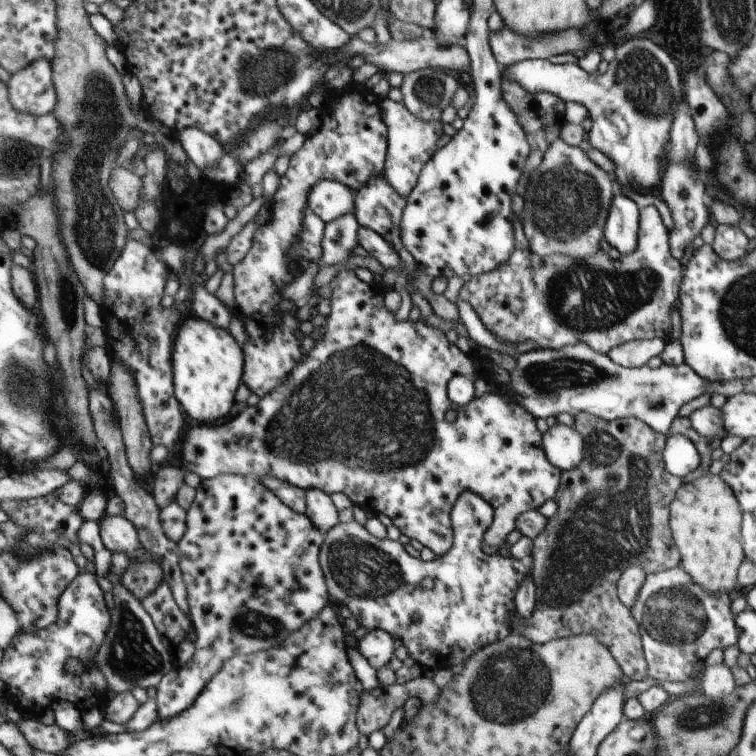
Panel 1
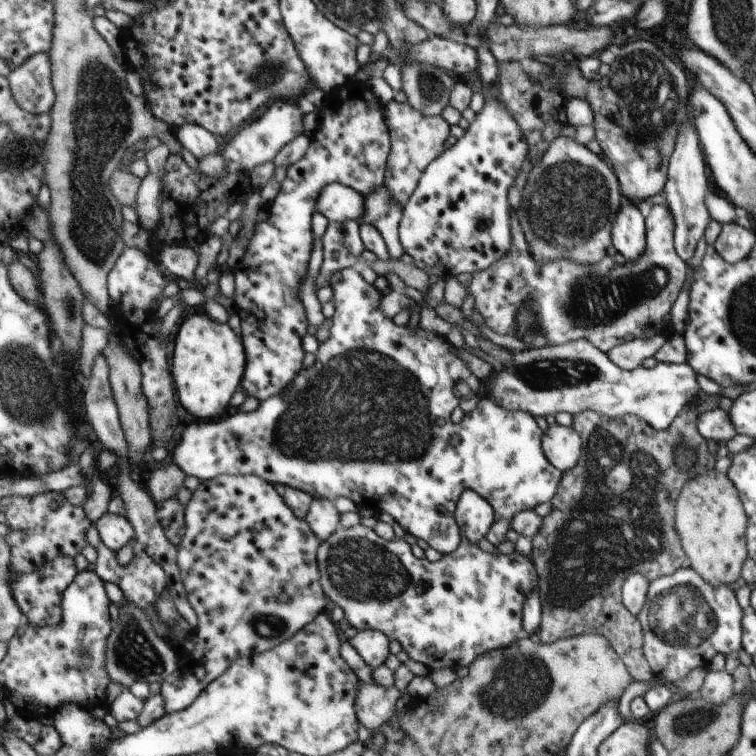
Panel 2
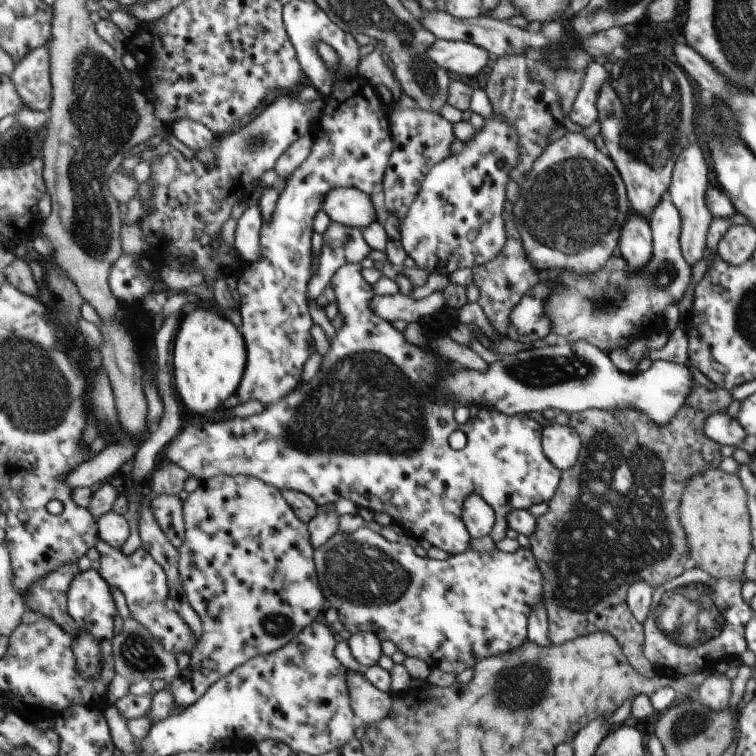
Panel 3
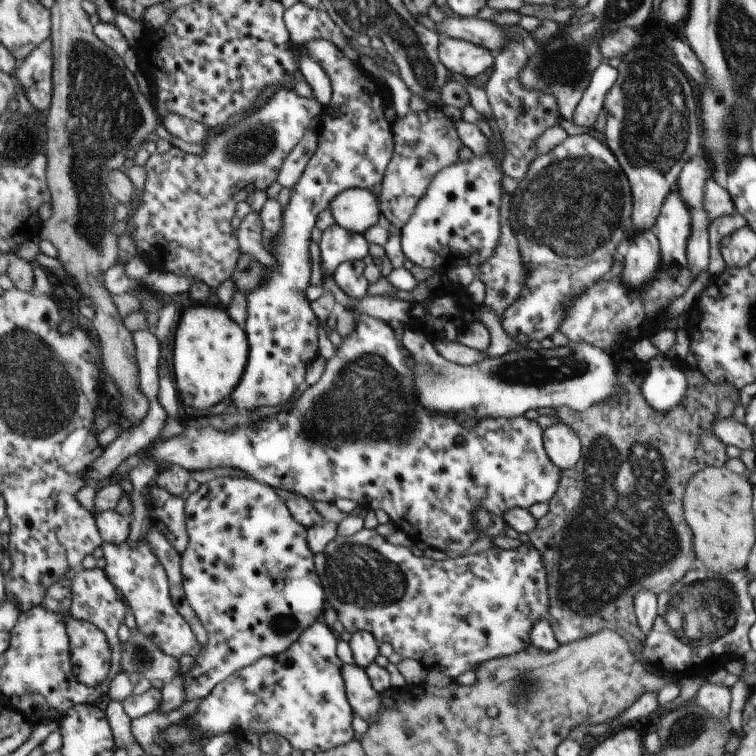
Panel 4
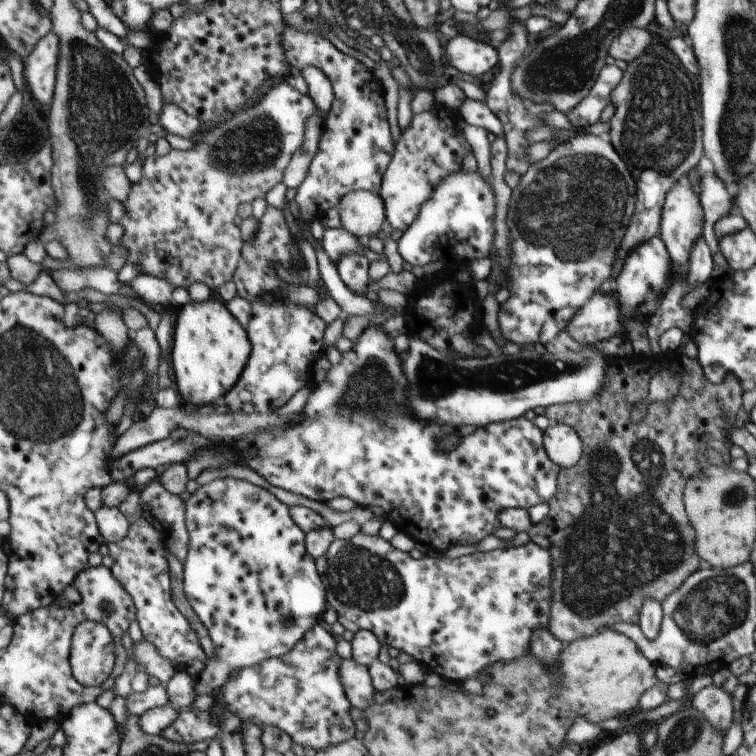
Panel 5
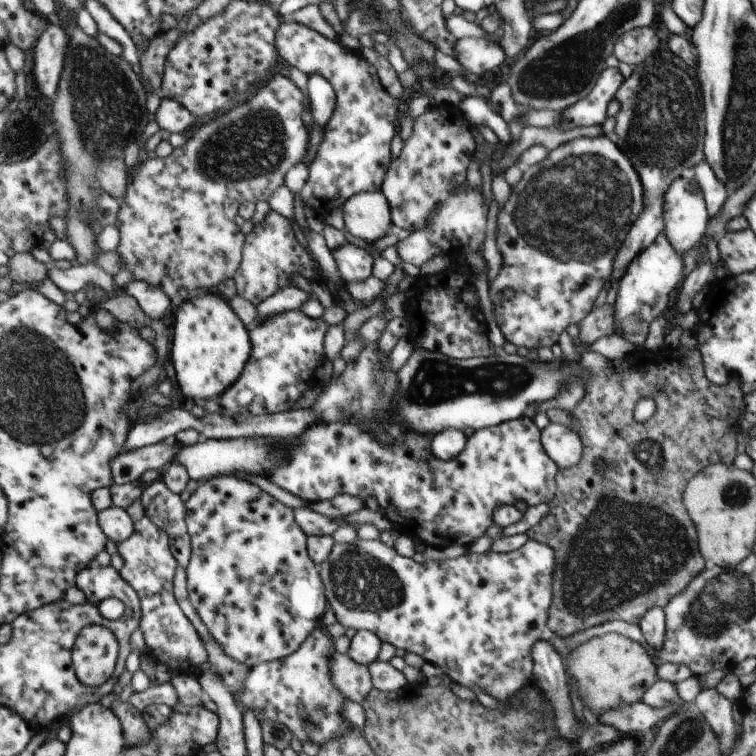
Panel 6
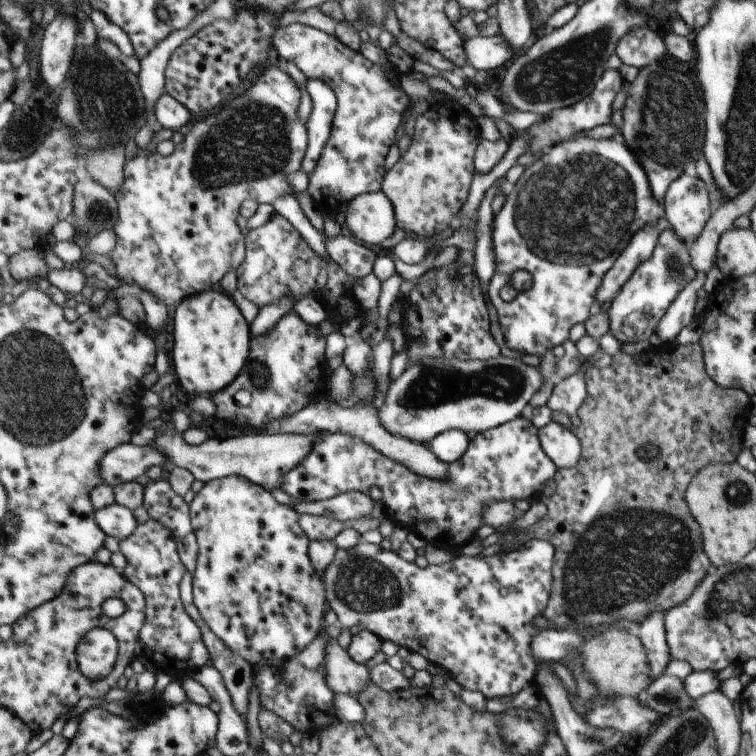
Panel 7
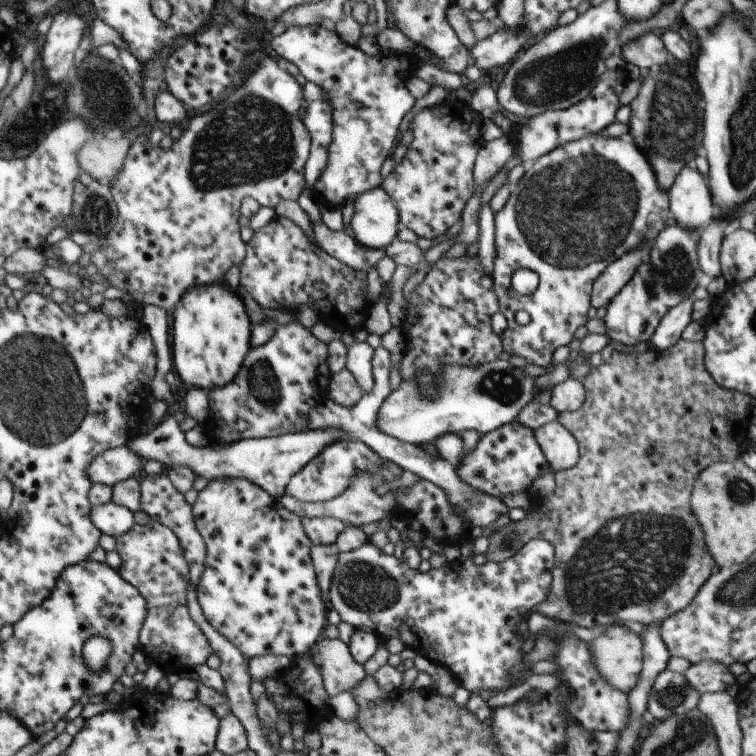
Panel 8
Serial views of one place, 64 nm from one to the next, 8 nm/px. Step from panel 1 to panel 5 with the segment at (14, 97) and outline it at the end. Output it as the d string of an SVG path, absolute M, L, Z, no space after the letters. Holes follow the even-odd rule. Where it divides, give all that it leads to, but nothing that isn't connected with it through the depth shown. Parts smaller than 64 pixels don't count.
M55 31L44 38L36 50L25 60L25 79L31 94L40 106L50 106L56 98L59 83L62 40Z

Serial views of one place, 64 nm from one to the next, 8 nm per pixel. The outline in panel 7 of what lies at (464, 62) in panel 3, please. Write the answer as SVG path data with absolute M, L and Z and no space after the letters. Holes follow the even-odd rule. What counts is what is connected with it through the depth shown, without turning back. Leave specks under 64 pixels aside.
M500 33L491 37L469 38L464 42L464 52L467 53L468 65L478 72L507 65L514 55L514 50Z

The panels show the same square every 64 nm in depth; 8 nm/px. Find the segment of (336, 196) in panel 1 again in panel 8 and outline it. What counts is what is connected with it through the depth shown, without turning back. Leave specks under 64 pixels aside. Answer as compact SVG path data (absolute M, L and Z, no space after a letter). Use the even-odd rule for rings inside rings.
M372 188L355 197L350 226L358 244L385 249L401 228L400 214L383 188Z

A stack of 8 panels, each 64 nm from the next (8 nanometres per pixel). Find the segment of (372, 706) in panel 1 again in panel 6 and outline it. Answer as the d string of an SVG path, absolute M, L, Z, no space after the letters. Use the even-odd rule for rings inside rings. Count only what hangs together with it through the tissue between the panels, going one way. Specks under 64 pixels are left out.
M336 654L331 661L332 680L340 692L358 704L374 691L367 665L354 662L347 654Z

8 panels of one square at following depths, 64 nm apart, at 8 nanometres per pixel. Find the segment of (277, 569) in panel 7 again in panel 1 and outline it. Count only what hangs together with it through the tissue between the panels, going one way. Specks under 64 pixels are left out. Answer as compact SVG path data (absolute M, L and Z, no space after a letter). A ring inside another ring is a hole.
M224 474L216 476L215 479L204 479L196 489L196 498L187 512L187 532L177 543L179 566L184 583L187 587L187 602L189 605L189 618L193 623L195 631L195 653L189 662L176 665L167 673L156 686L156 713L160 721L174 719L191 708L199 696L206 690L207 684L222 670L223 664L235 655L256 653L256 650L266 650L270 646L278 646L286 640L286 636L294 630L303 627L304 624L316 619L320 610L328 604L328 592L326 592L326 580L322 576L322 566L319 564L319 552L323 547L323 533L315 528L315 524L305 513L296 513L290 506L284 505L272 490L264 487L261 480L256 477L248 477L240 474Z

